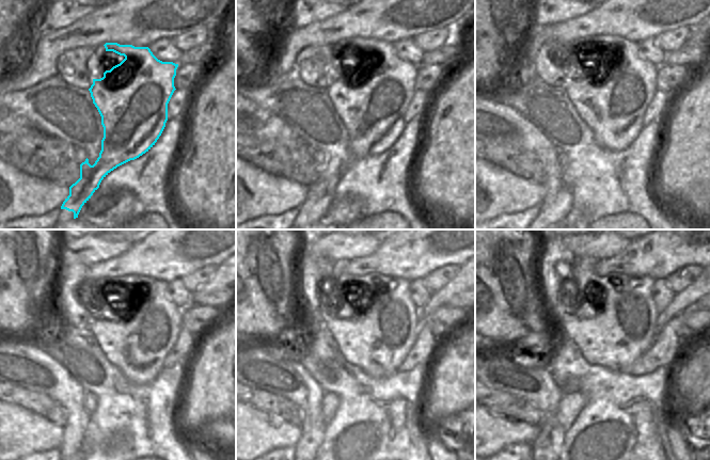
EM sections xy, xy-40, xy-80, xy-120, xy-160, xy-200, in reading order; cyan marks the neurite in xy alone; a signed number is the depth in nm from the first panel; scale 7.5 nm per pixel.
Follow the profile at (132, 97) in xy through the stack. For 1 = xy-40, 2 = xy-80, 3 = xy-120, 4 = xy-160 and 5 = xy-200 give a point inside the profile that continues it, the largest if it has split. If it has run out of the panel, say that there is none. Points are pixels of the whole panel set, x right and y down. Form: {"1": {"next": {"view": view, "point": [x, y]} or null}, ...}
{"1": {"next": {"view": "xy-40", "point": [371, 98]}}, "2": {"next": {"view": "xy-80", "point": [612, 97]}}, "3": {"next": {"view": "xy-120", "point": [136, 334]}}, "4": {"next": {"view": "xy-160", "point": [376, 334]}}, "5": {"next": {"view": "xy-200", "point": [613, 333]}}}

